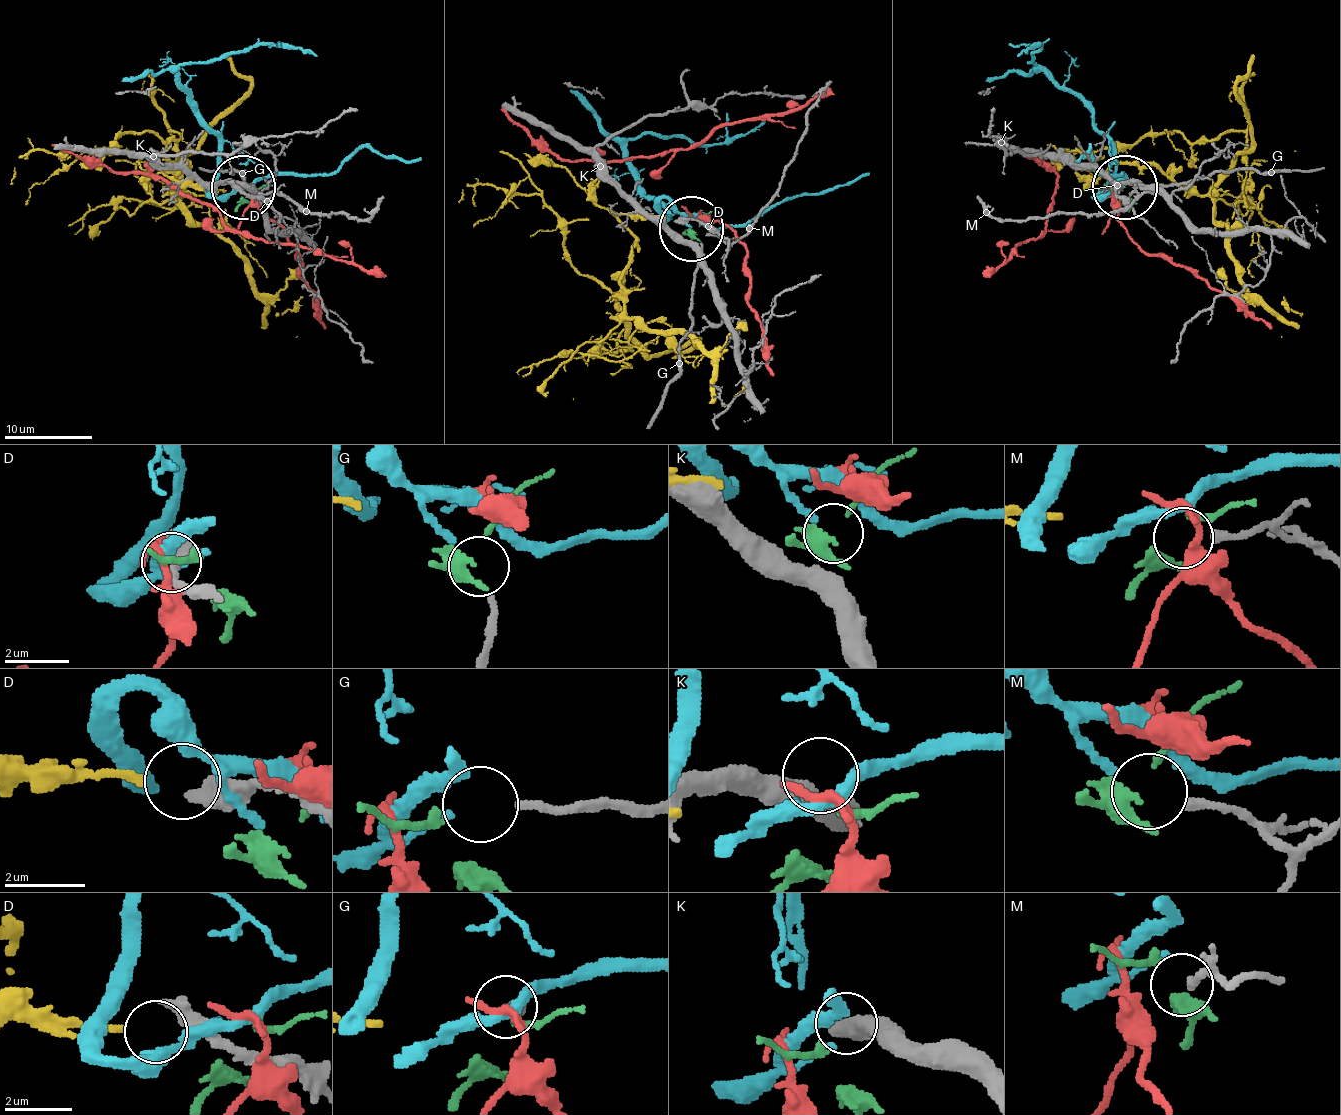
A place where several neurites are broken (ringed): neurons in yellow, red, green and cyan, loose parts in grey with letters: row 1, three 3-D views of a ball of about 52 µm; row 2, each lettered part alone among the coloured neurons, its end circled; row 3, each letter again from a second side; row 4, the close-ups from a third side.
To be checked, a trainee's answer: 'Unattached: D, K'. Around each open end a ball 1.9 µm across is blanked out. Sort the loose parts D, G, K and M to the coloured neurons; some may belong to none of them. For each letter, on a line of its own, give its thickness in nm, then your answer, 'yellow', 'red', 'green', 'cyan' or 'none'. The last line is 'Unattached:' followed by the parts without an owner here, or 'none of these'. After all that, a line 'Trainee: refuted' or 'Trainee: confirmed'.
D: 550 nm thick; yellow
G: 200 nm thick; cyan
K: 550 nm thick; none
M: 240 nm thick; green
Unattached: K
Trainee: refuted

